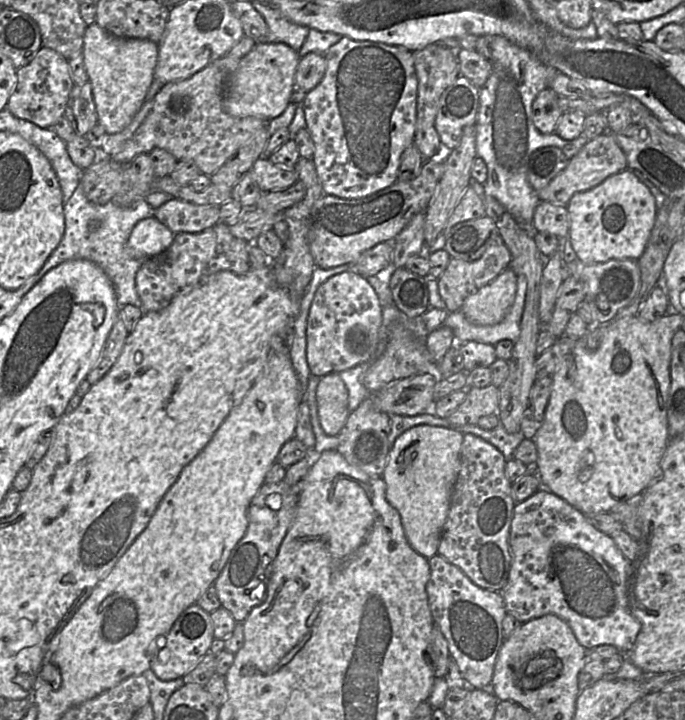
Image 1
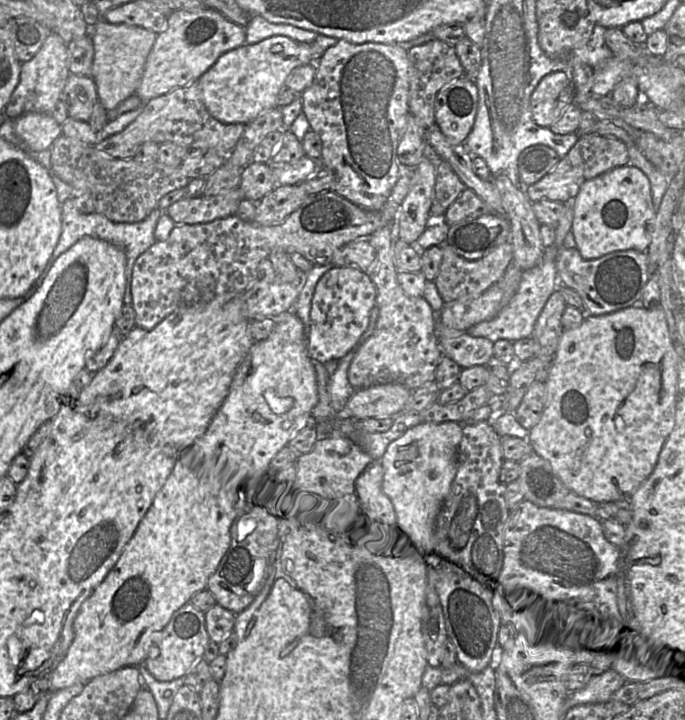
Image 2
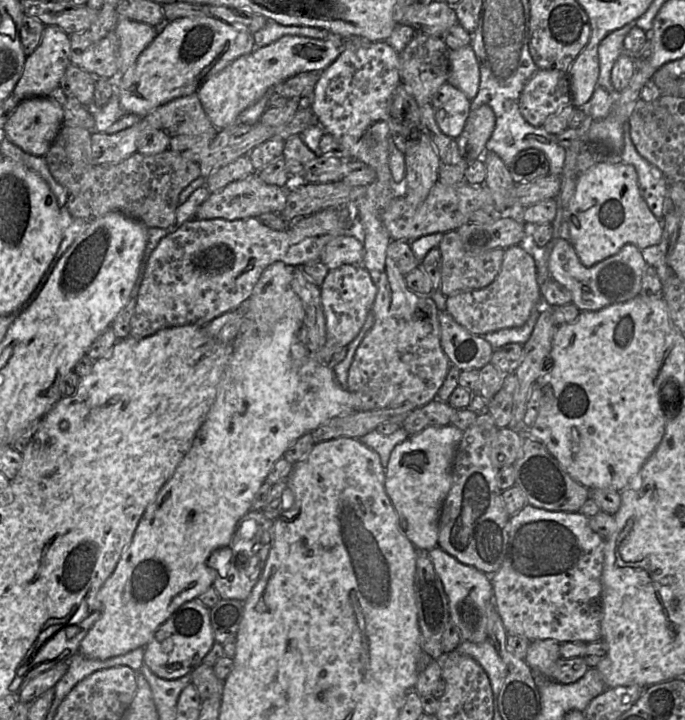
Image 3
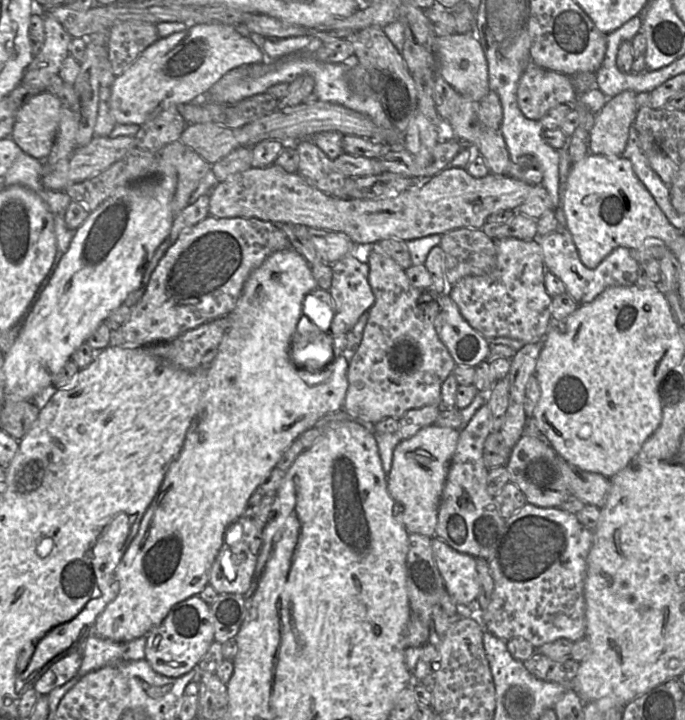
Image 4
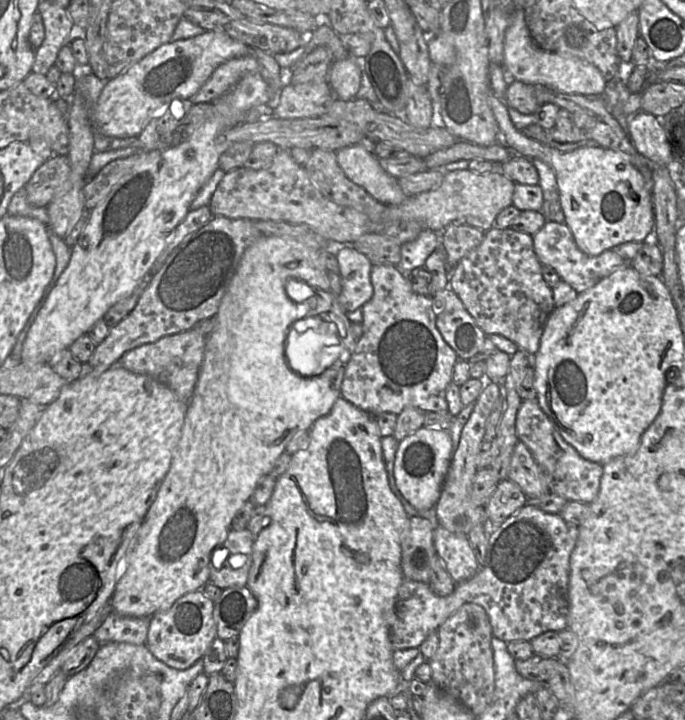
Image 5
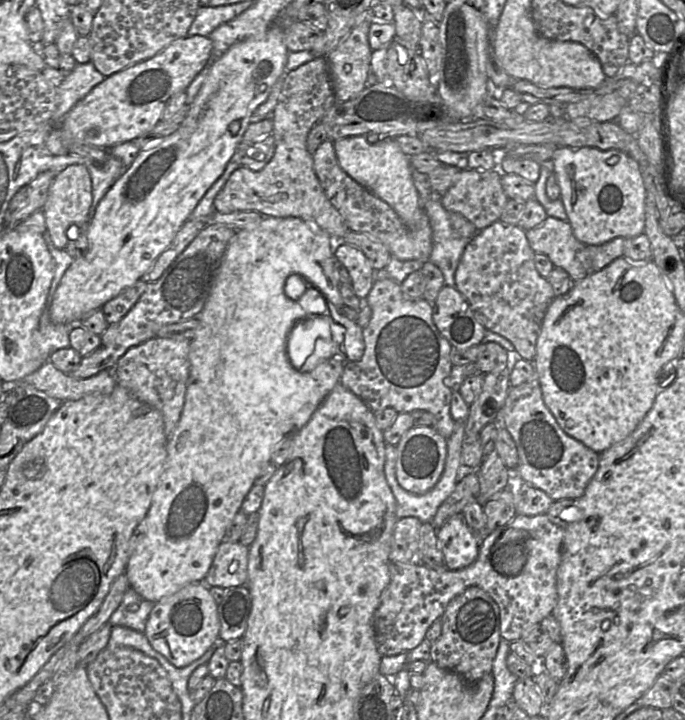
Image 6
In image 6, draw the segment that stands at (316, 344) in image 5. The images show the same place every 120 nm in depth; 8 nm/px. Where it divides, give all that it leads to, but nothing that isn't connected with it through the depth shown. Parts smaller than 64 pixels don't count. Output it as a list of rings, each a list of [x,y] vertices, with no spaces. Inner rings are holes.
[[[311,318],[294,325],[288,340],[287,351],[298,350],[301,355],[298,363],[308,360],[311,353],[314,352],[317,339],[327,342],[327,346],[333,346],[333,339],[330,330],[330,324],[327,319]]]

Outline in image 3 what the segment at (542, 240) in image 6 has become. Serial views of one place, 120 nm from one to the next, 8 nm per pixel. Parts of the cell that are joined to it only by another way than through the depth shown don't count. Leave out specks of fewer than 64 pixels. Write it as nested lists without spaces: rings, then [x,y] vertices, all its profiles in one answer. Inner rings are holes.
[[[554,240],[548,259],[550,278],[563,285],[572,295],[572,303],[582,311],[597,311],[612,304],[629,301],[639,295],[647,254],[632,244],[592,267],[585,267],[579,260],[570,241]]]

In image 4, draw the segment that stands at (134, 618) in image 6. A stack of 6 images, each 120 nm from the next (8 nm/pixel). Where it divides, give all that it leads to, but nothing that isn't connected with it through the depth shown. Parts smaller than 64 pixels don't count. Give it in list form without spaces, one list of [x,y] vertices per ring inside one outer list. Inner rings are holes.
[[[95,634],[88,636],[80,648],[82,663],[76,676],[106,665],[145,659],[146,635],[127,642],[116,642]]]

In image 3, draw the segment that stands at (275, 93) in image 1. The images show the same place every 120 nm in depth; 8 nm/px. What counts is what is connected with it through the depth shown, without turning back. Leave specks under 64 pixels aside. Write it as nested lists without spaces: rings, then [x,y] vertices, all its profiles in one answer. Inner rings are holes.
[[[285,35],[269,45],[258,47],[237,58],[207,78],[198,88],[197,95],[212,124],[218,130],[225,129],[236,124],[239,115],[269,90],[299,73],[323,71],[337,59],[341,51],[342,47],[336,46],[328,38]]]

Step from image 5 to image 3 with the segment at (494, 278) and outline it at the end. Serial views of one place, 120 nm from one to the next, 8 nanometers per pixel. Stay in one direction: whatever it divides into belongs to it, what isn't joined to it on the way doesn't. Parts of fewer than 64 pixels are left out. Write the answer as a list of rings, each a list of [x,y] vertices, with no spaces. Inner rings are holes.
[[[526,238],[519,245],[506,248],[501,269],[494,281],[484,288],[446,297],[445,310],[459,325],[478,336],[500,329],[522,326],[533,308],[542,301],[533,245],[531,238]]]

